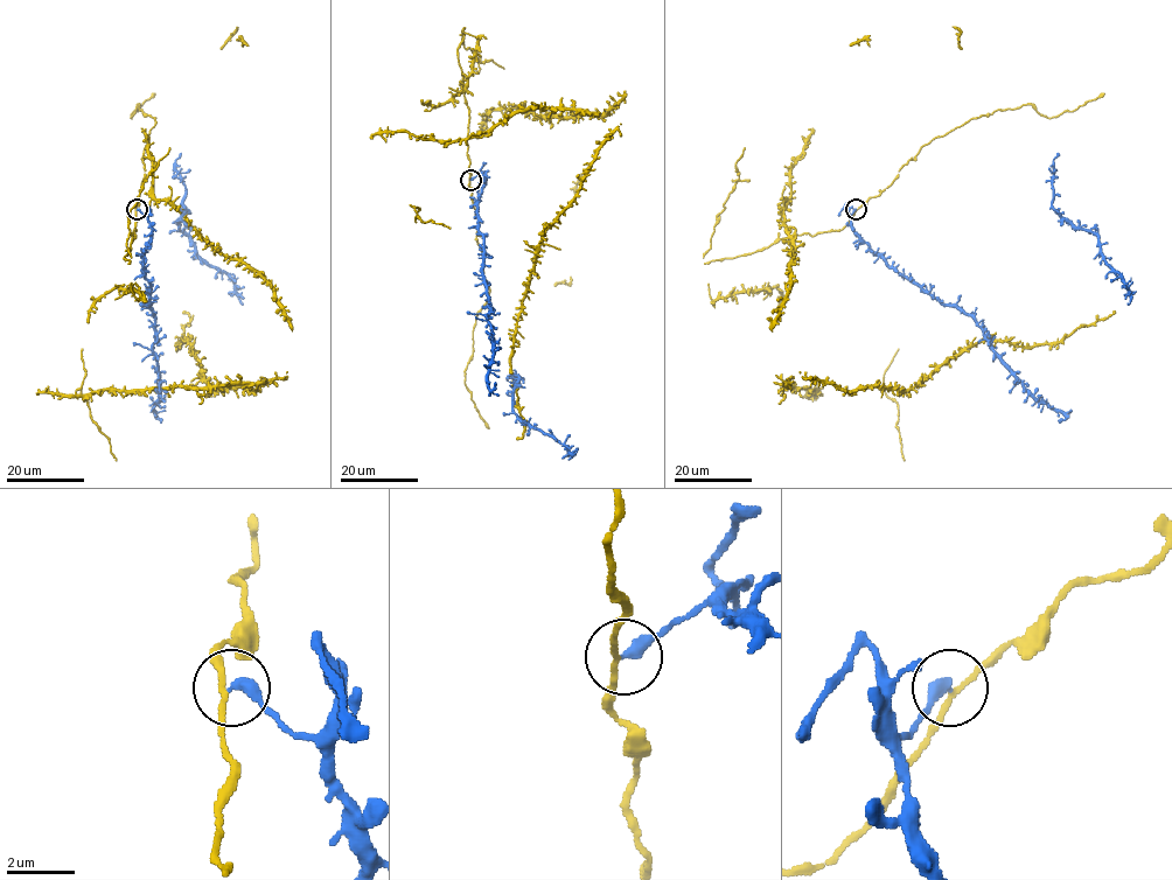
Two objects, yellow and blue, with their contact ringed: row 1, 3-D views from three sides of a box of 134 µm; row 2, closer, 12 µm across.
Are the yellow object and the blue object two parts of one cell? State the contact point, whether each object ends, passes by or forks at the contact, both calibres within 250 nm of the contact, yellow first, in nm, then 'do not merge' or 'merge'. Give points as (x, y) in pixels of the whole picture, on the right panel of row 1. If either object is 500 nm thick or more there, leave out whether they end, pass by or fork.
place (856, 209); yellow passes by; blue ends; calibres 140 and 380 nm; do not merge

